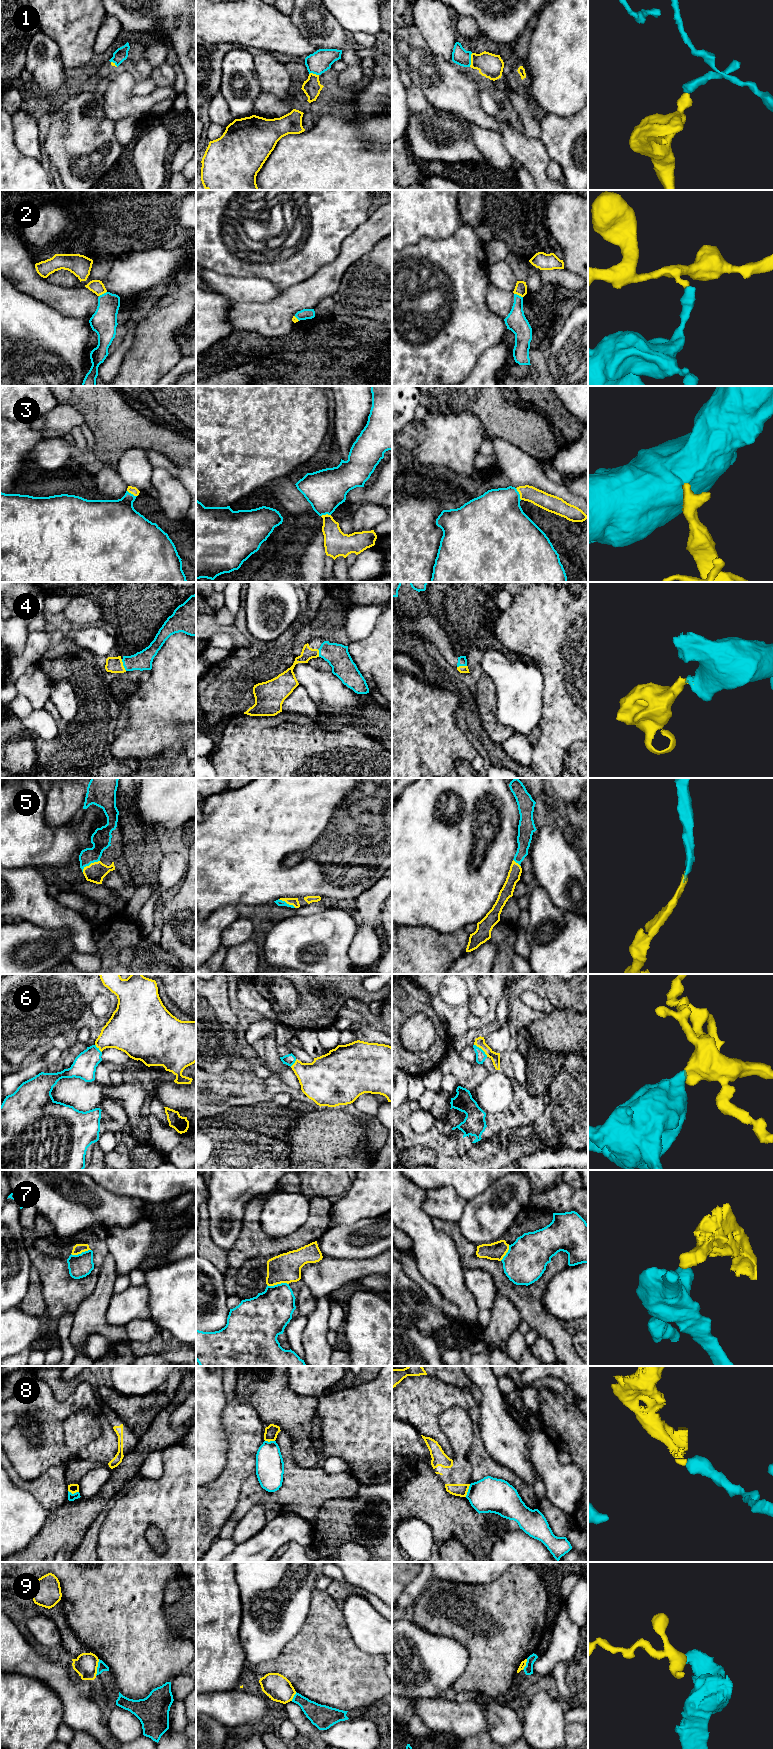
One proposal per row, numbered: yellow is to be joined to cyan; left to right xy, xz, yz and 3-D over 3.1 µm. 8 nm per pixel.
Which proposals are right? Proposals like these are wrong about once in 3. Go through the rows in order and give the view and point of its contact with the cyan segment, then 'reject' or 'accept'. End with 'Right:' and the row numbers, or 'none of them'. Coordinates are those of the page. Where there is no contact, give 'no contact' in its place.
1: meets cyan in yz at (470, 60); accept
2: meets cyan in yz at (518, 295); reject
3: meets cyan in yz at (519, 494); accept
4: meets cyan in xy at (123, 665); accept
5: meets cyan in xy at (90, 863); accept
6: meets cyan in yz at (481, 1049); accept
7: meets cyan in xz at (277, 1284); reject
8: meets cyan in yz at (468, 1490); reject
9: meets cyan in xy at (97, 1667); reject
Right: 1, 3, 4, 5, 6

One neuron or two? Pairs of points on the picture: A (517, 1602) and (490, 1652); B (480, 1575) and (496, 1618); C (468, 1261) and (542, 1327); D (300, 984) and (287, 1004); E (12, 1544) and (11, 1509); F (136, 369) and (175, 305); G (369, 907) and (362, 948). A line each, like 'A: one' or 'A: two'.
A: one
B: two
C: one
D: two
E: one
F: one
G: one

